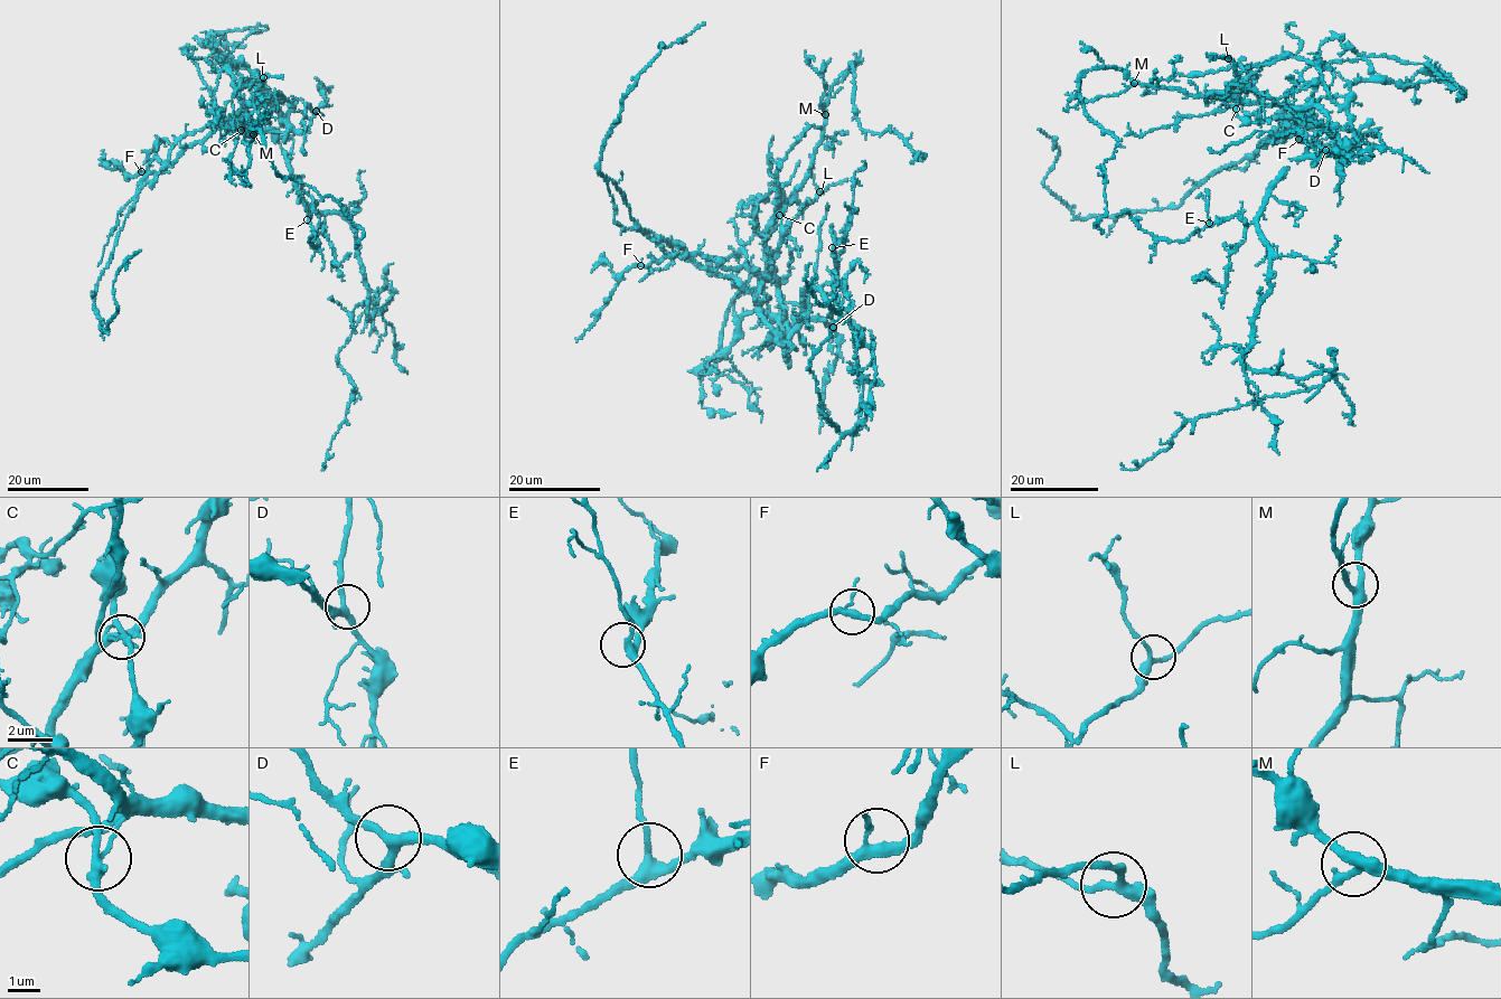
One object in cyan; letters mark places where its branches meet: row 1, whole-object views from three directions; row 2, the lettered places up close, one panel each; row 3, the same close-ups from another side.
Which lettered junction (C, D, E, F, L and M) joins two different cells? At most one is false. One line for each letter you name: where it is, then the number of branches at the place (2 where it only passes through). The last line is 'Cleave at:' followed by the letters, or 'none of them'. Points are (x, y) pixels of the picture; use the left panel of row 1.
C: (241, 130) | 3
Cleave at: C

